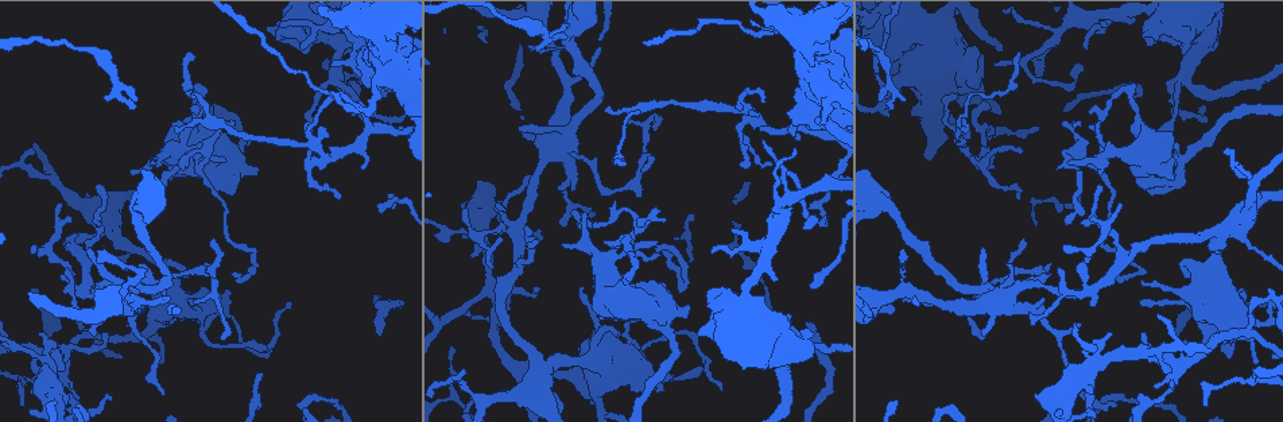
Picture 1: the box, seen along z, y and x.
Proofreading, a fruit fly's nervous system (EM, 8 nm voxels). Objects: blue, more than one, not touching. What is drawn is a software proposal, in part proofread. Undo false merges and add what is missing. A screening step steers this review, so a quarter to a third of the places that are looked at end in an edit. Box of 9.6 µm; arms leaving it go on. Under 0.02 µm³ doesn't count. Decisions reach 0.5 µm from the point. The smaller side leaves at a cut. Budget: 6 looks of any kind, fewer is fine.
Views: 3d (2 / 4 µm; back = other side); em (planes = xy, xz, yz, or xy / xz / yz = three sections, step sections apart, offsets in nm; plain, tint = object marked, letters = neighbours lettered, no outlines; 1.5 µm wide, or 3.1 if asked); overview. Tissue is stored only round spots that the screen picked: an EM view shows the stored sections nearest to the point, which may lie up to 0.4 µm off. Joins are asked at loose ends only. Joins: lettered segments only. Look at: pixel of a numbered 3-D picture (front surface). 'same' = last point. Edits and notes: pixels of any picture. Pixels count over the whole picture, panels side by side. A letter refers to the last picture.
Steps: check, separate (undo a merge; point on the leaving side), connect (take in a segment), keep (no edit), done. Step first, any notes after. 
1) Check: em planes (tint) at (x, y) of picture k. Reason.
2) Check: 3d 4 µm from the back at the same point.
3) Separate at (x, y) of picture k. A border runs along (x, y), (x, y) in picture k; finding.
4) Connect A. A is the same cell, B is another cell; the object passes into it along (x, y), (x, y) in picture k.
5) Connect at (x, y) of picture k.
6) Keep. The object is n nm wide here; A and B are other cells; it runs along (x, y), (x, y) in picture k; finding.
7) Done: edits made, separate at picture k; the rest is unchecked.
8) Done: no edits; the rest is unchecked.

Check: em planes (letters) at (311, 129) of picture 1. Tapers out.

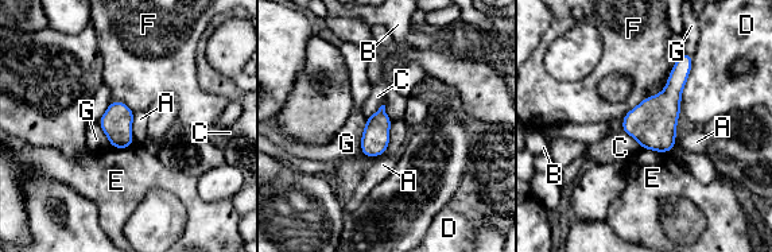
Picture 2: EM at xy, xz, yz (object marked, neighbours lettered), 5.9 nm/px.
Keep. A, B, C, D, E, F and G are other cells; a border runs along (392, 121), (388, 148), (373, 158) in picture 2; none of them fits.

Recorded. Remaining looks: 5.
Check: em planes (tint) at (226, 306) of picture 1. Calibre changes.

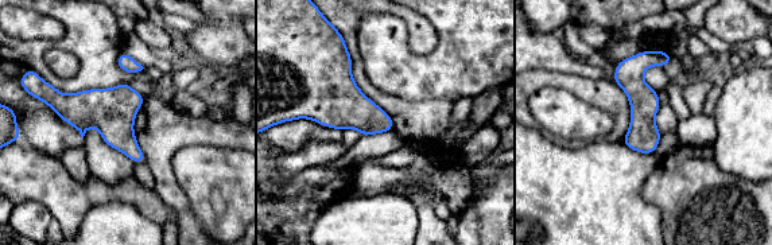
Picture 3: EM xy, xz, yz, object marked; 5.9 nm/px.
Check: em planes (letters) at the same point. What lies round it.

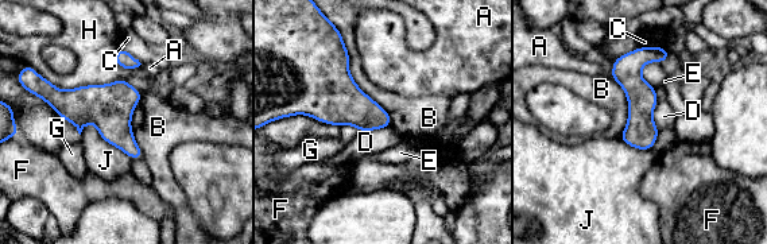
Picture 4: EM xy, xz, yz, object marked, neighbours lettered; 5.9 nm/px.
Keep. A, B, C, D, E, F, G, H and J are other cells; one neuron here.

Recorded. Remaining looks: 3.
Check: em planes (letters) at (563, 146) of picture 1.

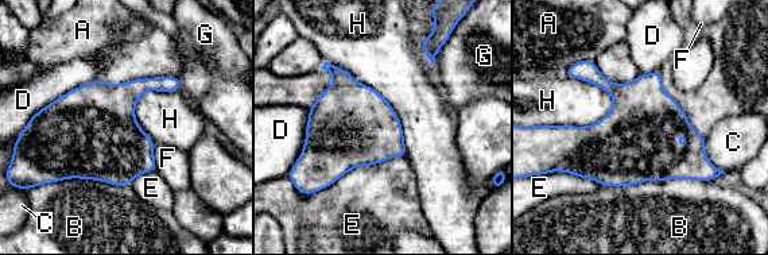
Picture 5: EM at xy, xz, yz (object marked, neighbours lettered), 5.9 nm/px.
Keep. A, B, C, D, E, F, G and H are other cells; one neuron here.

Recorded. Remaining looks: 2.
Done: no edits; the rest is unchecked.

